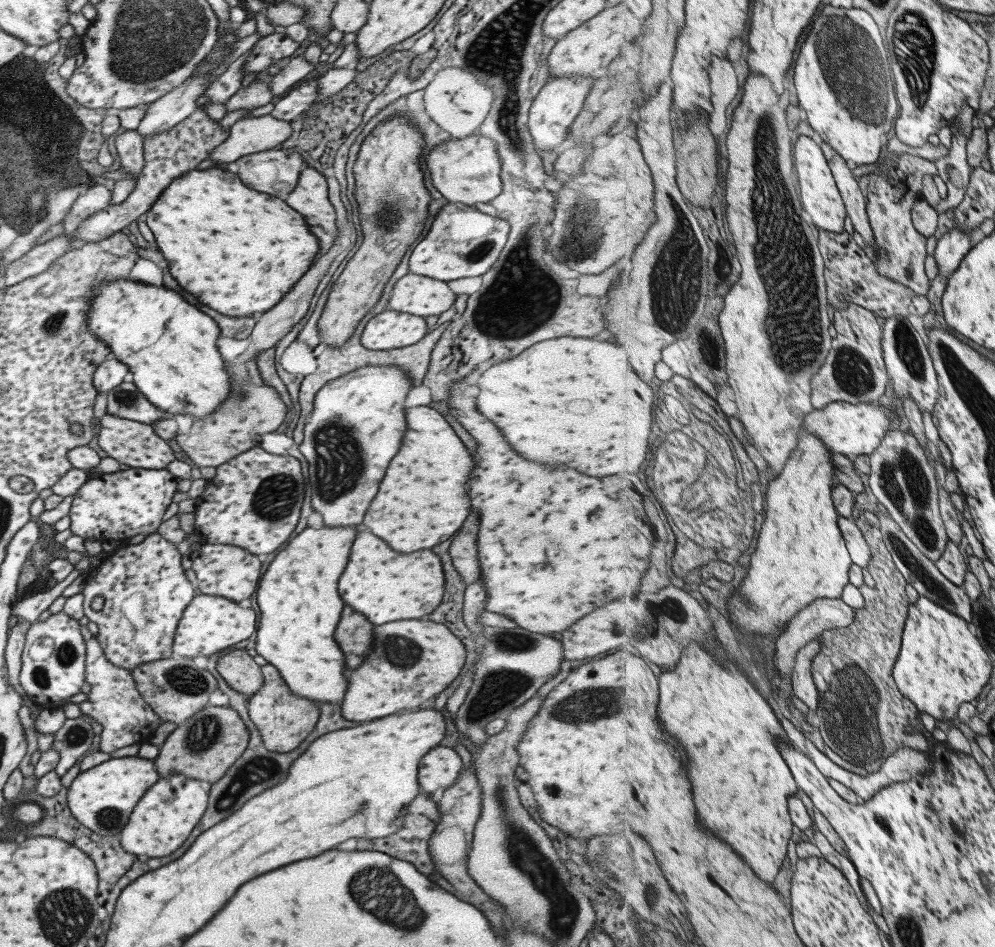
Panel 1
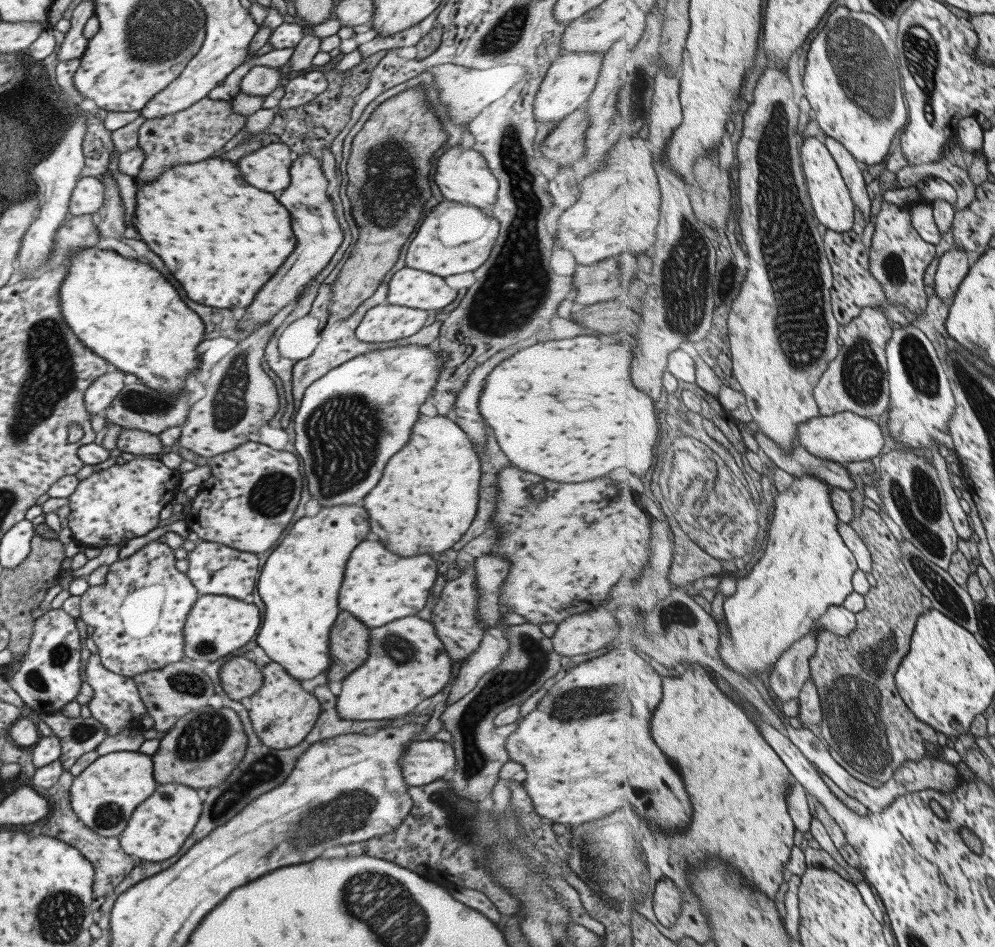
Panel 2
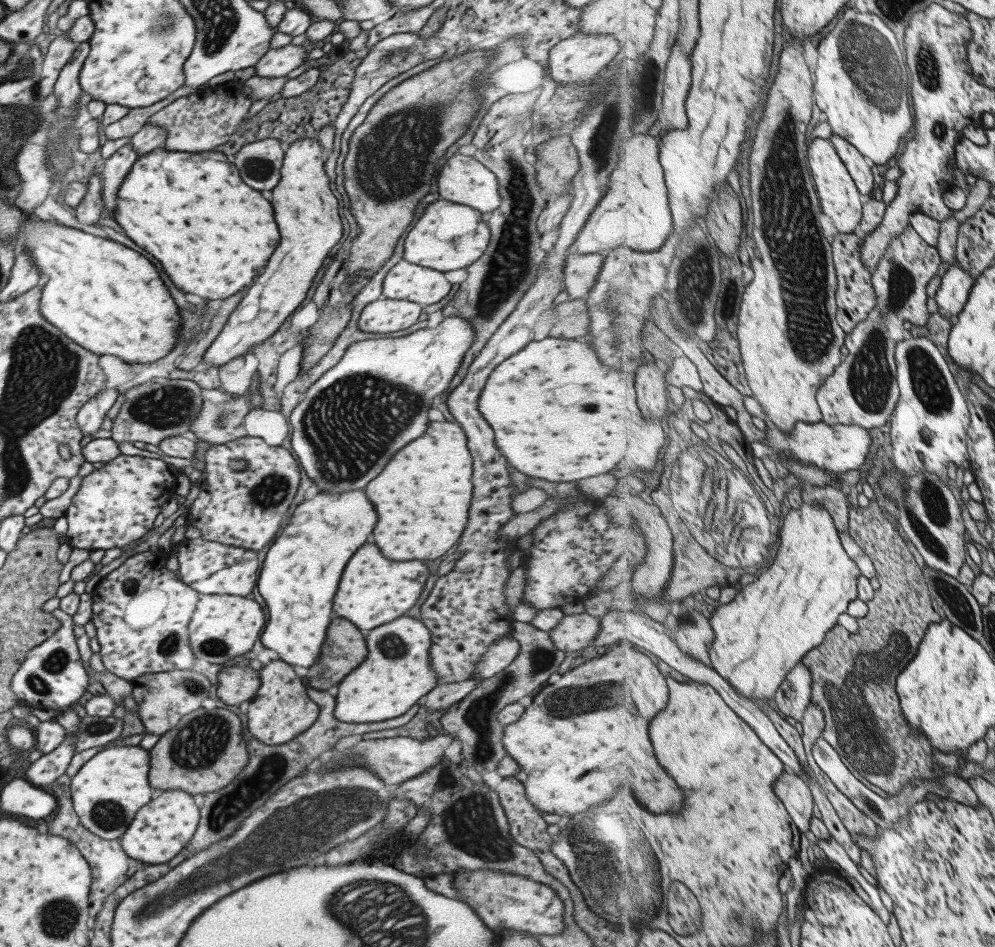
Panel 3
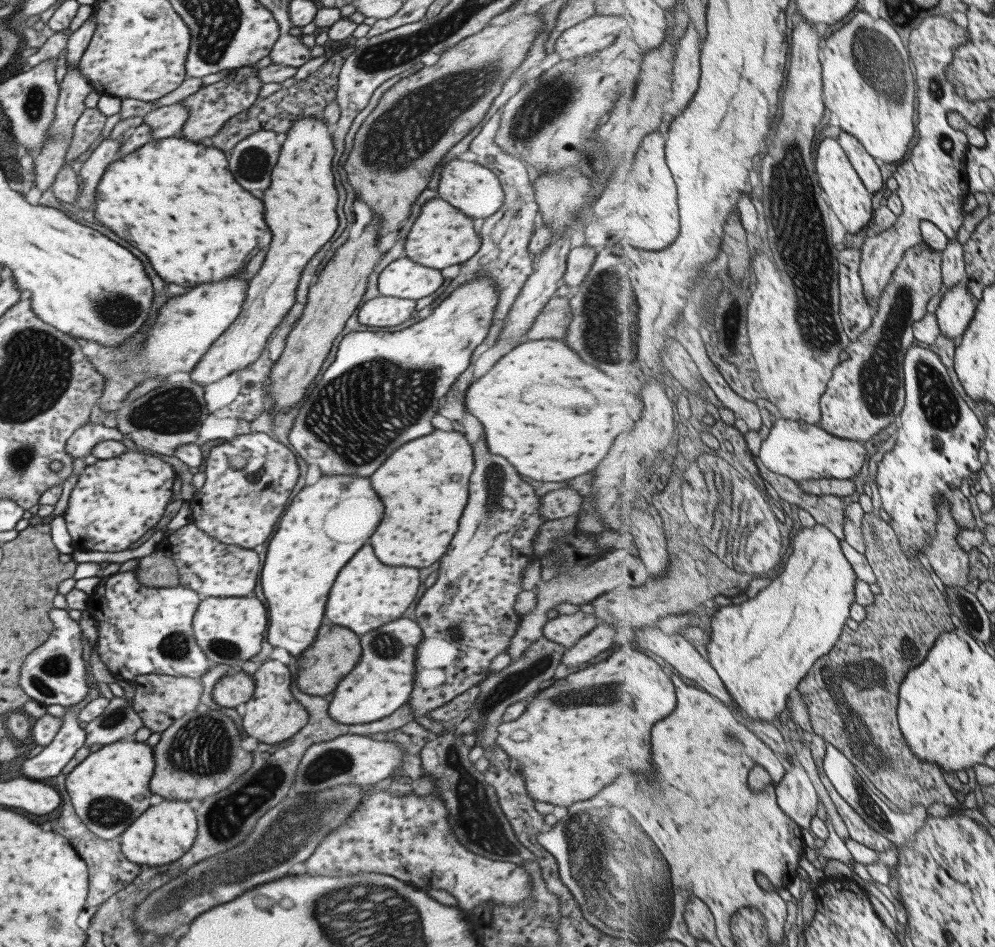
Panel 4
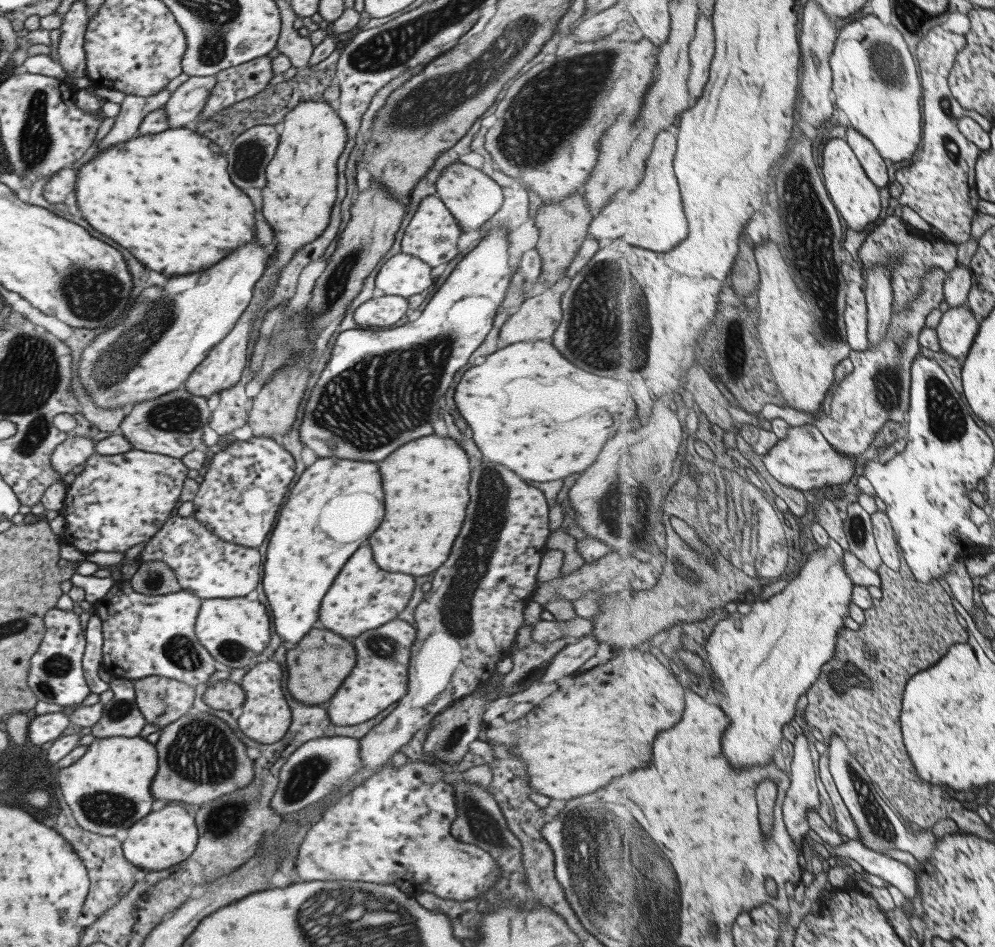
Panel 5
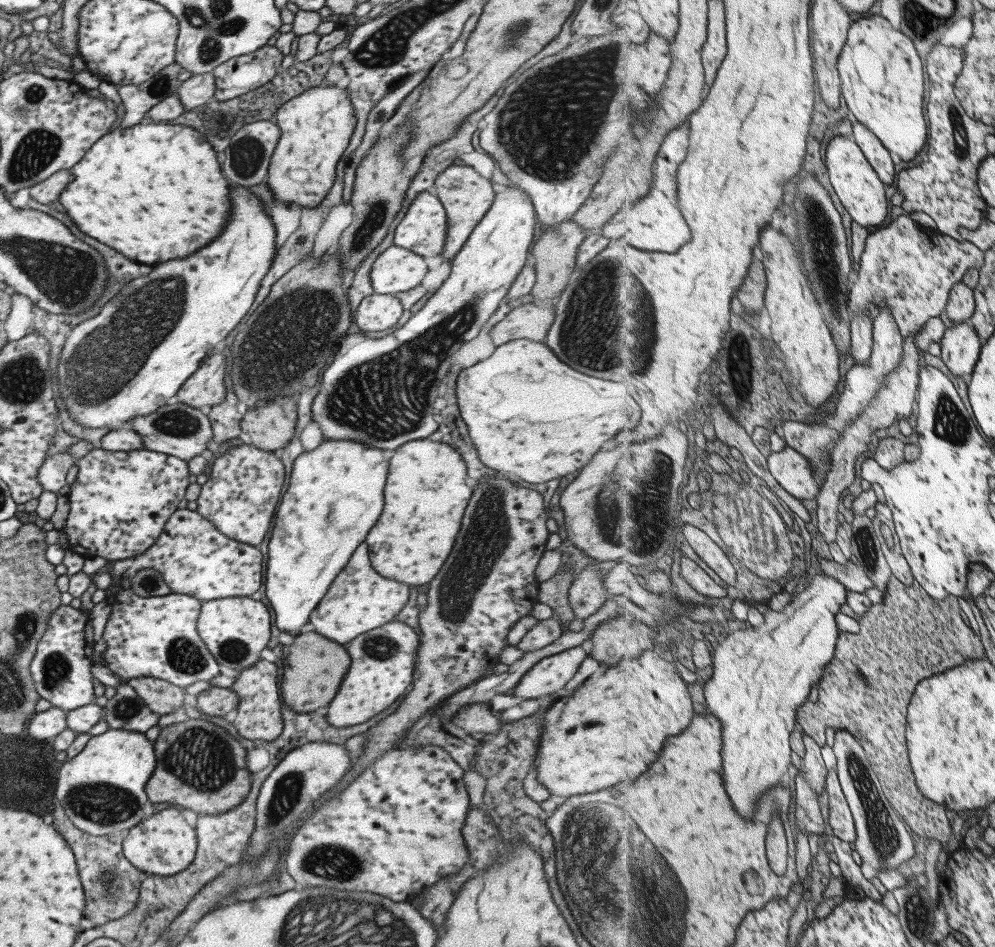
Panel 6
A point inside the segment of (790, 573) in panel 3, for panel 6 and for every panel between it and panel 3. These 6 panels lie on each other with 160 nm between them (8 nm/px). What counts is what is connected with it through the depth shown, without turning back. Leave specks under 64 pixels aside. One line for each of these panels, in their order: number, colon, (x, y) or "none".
4: (763, 649)
5: (763, 662)
6: (761, 676)

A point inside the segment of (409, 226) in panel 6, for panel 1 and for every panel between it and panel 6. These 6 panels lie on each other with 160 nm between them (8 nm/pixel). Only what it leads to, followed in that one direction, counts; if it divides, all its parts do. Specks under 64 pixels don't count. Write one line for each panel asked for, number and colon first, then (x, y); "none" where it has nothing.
1: (462, 241)
2: (453, 238)
3: (448, 236)
4: (441, 236)
5: (431, 234)

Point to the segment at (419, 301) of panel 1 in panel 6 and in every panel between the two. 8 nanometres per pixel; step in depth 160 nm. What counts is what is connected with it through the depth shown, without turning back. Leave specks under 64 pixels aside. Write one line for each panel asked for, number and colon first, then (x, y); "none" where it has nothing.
2: (415, 289)
3: (404, 281)
4: (402, 278)
5: (403, 275)
6: (395, 269)

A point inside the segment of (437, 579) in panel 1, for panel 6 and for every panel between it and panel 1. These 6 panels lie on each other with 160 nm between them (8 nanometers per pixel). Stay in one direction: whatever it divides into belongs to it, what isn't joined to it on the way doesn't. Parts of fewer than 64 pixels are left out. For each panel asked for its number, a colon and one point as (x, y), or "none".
2: (377, 587)
3: (372, 591)
4: (365, 594)
5: (362, 597)
6: (358, 599)

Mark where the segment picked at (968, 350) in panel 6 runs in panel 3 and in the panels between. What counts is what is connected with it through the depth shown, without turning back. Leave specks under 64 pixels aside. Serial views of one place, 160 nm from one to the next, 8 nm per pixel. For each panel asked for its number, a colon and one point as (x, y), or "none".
3: (953, 294)
4: (957, 308)
5: (958, 328)

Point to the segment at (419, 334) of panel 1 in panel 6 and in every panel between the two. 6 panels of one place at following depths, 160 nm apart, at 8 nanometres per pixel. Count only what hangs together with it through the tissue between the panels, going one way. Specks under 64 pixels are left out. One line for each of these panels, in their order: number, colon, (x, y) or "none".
2: (383, 323)
3: (383, 315)
4: (380, 312)
5: (385, 310)
6: (376, 312)

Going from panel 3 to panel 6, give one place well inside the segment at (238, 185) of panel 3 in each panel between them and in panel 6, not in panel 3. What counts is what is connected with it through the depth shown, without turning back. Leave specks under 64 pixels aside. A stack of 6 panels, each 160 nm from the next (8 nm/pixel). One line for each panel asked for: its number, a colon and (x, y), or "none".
4: (171, 197)
5: (166, 196)
6: (153, 192)

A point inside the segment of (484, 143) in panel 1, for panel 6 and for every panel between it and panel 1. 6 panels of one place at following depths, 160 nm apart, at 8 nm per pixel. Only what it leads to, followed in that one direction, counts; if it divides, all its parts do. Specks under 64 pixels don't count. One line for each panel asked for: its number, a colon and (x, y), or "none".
2: (461, 175)
3: (462, 180)
4: (472, 189)
5: (471, 197)
6: (465, 196)

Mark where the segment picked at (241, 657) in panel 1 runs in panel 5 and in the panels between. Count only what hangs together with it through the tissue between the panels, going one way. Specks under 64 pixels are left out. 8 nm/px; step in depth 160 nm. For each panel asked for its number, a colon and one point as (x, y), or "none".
2: (239, 677)
3: (235, 684)
4: (236, 687)
5: (225, 695)

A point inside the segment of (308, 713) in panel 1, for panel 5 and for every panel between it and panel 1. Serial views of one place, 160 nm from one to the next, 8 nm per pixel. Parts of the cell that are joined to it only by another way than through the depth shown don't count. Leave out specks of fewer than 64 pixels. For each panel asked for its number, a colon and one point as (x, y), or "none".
2: (282, 713)
3: (279, 711)
4: (271, 715)
5: (265, 717)

